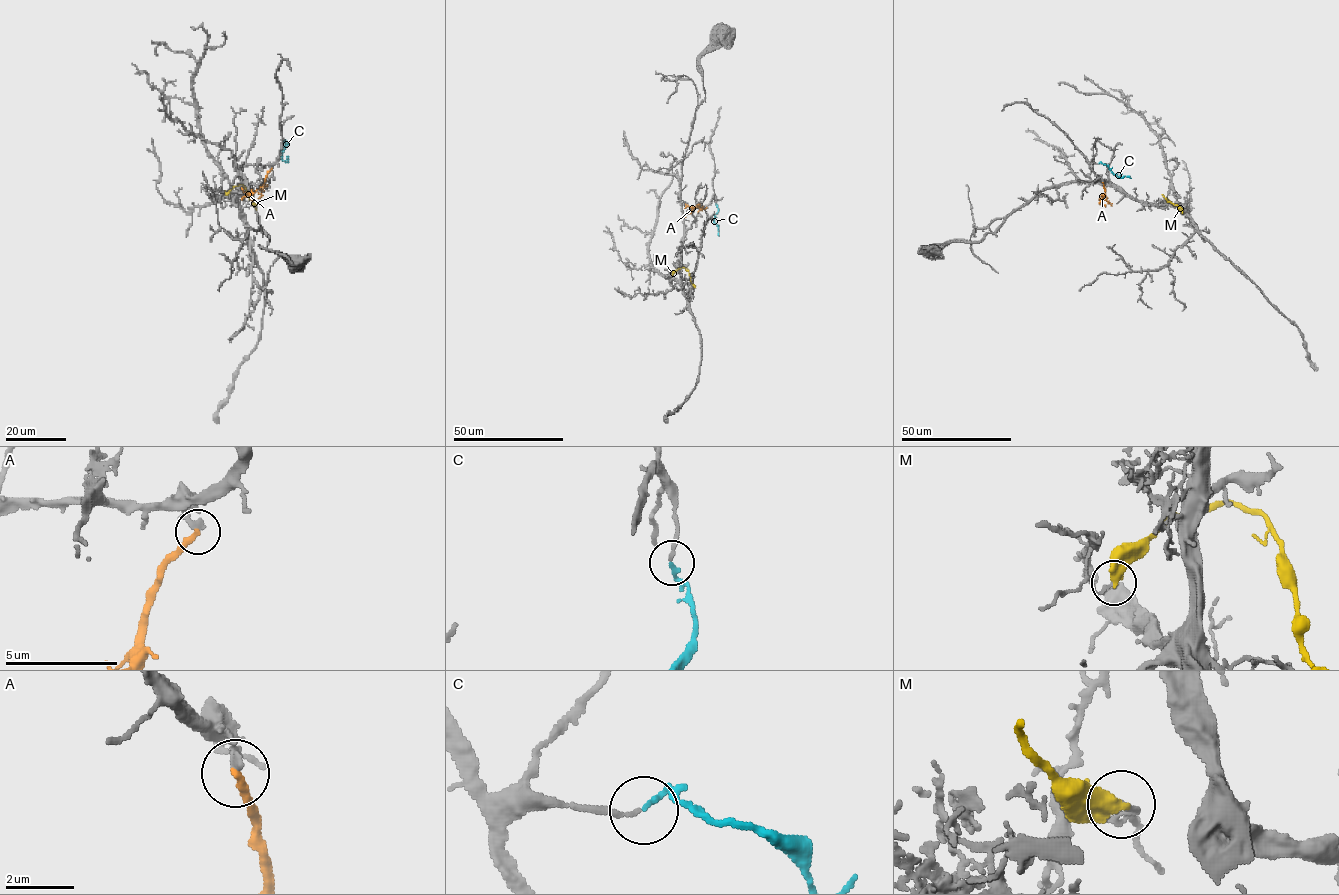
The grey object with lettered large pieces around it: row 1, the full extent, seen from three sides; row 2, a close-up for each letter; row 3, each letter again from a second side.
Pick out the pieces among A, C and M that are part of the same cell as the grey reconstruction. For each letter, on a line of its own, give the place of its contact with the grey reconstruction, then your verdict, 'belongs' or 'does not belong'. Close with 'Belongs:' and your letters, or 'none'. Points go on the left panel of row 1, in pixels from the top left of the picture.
A: contact (272, 168); does not belong
C: contact (284, 142); belongs
M: contact (225, 193); does not belong
Belongs: C

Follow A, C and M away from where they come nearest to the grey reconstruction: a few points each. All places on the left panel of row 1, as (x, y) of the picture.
A: (272, 168), (264, 185), (241, 199)
C: (284, 142), (287, 143), (281, 158), (288, 162)
M: (225, 193), (240, 184), (256, 210)

